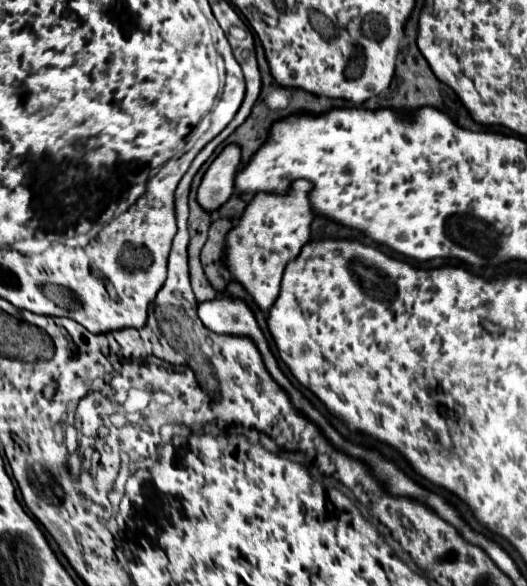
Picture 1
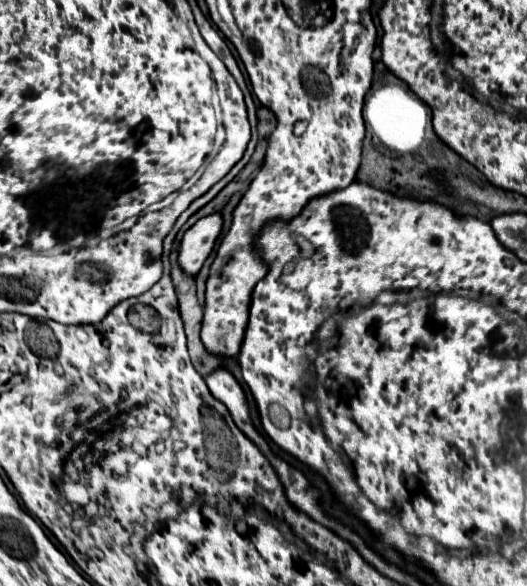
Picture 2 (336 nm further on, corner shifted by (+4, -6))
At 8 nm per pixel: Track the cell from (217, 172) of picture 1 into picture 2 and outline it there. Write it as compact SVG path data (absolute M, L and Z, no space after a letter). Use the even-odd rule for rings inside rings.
M214 212L214 214L208 214L204 218L200 218L182 238L180 258L178 258L182 270L196 276L198 270L202 268L204 260L212 252L220 232L222 232L220 212Z

